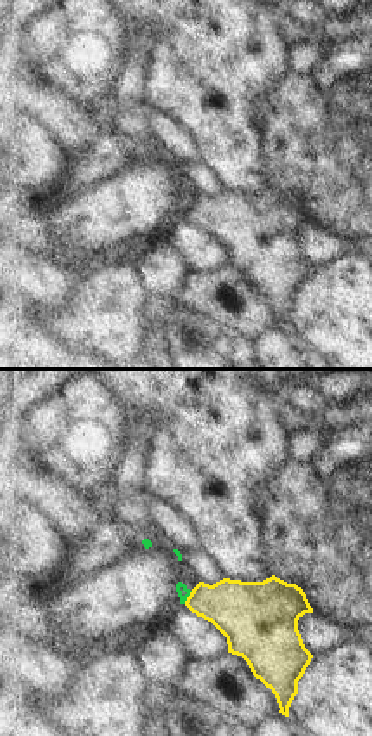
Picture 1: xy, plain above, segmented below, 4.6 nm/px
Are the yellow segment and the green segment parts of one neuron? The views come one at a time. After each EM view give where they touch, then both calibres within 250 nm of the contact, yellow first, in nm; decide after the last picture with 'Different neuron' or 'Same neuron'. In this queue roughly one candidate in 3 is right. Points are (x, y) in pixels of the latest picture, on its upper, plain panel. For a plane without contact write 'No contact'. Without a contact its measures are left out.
Touches yellow at (187, 210). Thickness 280 nm (yellow) against 60 nm

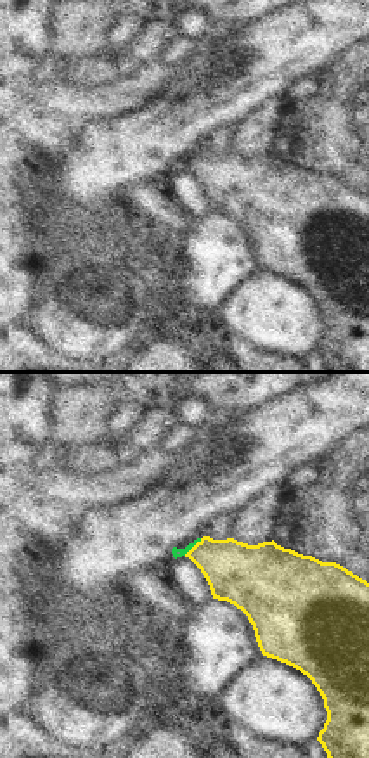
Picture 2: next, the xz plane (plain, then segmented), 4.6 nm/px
Touches yellow at (194, 158). Thickness 280 nm (yellow) against 50 nm

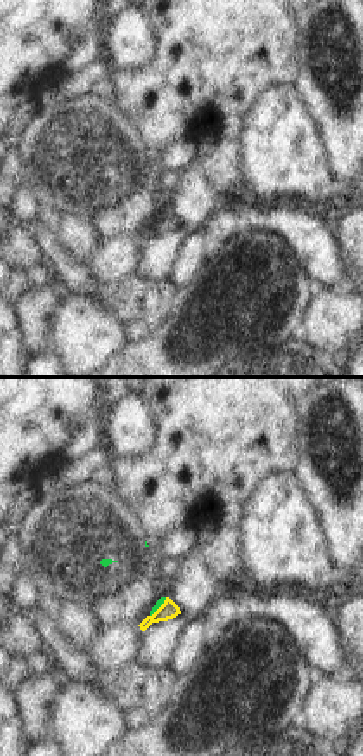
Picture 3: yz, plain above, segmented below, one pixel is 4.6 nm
Touches yellow at (159, 220). Thickness 80 nm (yellow) against 40 nm

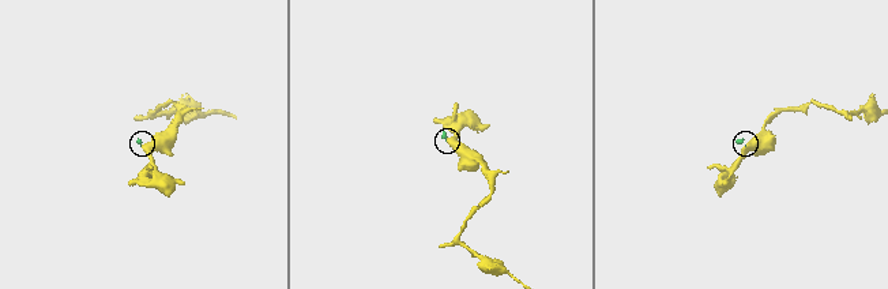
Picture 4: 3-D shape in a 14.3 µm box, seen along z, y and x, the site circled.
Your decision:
Different neuron

